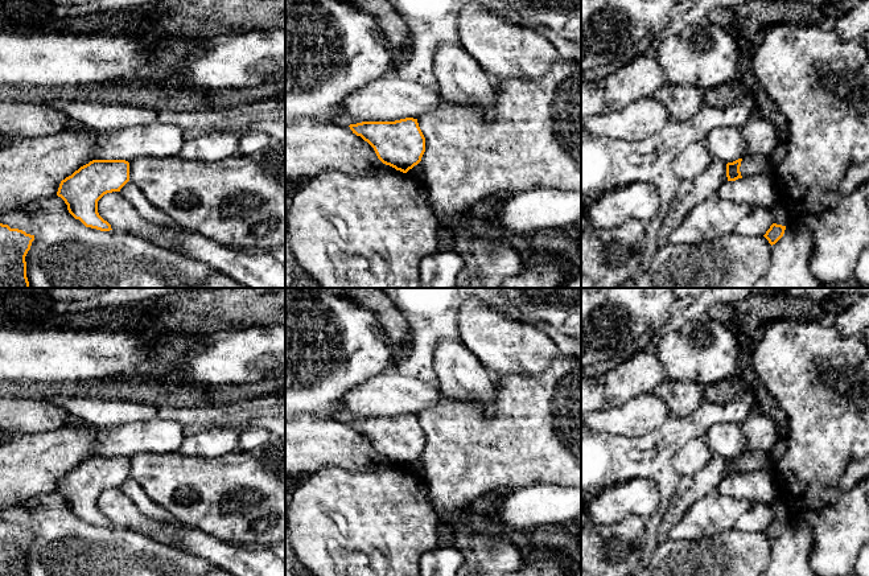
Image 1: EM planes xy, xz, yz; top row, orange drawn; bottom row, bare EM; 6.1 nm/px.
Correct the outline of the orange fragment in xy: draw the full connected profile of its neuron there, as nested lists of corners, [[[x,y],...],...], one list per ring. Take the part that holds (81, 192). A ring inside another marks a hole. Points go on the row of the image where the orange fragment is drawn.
[[[273,140],[265,148],[247,156],[236,153],[213,162],[180,156],[136,157],[131,162],[92,160],[62,180],[57,196],[65,201],[69,213],[86,227],[110,231],[111,225],[98,213],[98,201],[107,193],[120,192],[128,181],[133,182],[153,206],[168,214],[180,227],[202,234],[223,246],[256,250],[285,244],[285,140]]]

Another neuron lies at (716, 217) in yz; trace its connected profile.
[[[716,194],[691,209],[681,223],[670,234],[668,242],[695,244],[729,235],[736,231],[737,223],[754,210],[757,207],[726,201]]]

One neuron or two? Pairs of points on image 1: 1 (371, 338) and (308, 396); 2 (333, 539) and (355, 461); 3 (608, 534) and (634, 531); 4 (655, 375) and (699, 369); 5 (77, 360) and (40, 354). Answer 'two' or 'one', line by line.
1: one
2: two
3: one
4: two
5: one

